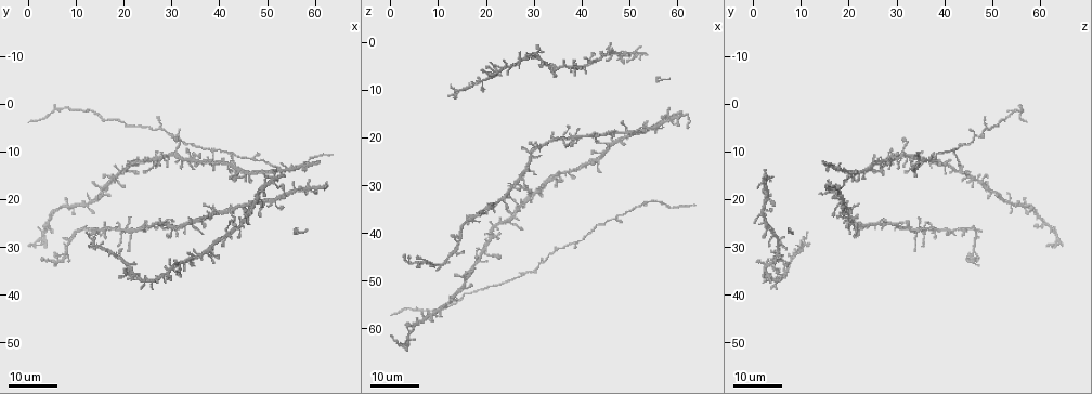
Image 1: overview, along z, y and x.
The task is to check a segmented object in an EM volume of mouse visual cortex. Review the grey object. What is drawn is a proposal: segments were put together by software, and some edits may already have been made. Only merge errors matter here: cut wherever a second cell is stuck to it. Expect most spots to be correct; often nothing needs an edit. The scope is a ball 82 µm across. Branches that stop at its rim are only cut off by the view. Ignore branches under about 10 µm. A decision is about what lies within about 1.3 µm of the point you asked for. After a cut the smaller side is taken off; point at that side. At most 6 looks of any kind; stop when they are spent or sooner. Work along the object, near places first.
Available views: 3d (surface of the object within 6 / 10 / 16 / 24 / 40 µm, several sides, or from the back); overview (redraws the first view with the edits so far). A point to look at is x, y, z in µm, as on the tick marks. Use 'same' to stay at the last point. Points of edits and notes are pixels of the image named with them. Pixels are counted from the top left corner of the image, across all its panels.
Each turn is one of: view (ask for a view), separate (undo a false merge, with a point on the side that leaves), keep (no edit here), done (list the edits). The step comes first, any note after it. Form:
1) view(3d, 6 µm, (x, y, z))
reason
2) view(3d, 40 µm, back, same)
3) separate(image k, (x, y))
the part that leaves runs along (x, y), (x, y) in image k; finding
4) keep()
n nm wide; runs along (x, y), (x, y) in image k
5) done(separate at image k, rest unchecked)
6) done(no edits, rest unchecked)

view(3d, 24 µm, (25.0, 12.0, 38.0))
branch point

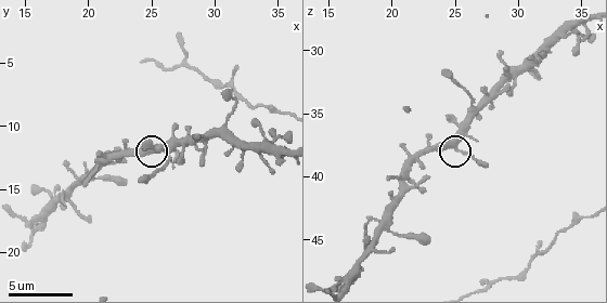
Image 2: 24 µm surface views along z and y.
view(3d, 6 µm, same)

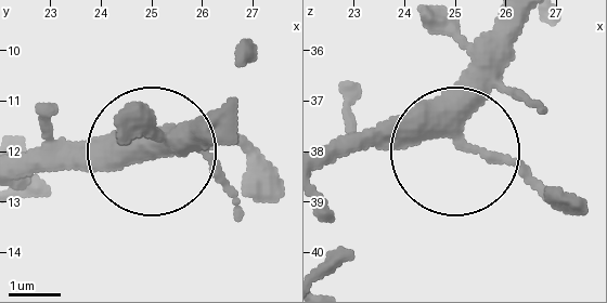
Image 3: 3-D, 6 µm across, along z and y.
keep()
3 arms; continuous, no second cell

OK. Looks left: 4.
view(3d, 16 µm, (58.0, 18.0, 16.0))
four-way junction

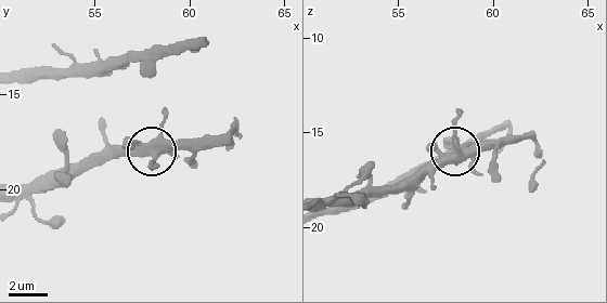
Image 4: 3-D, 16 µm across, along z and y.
view(3d, 6 µm, (57.9, 18.2, 16.3))

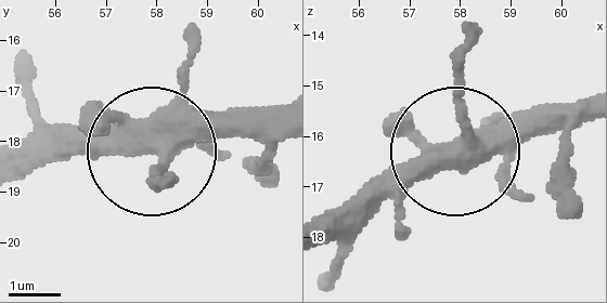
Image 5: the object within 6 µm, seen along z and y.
keep()
all the same cell

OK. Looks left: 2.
view(3d, 16 µm, (31.0, 7.0, 47.0))
narrows sharply

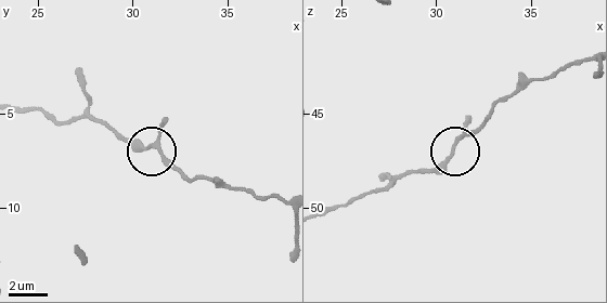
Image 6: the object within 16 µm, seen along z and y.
keep()
one cell here

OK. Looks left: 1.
done(no edits, rest unchecked)

